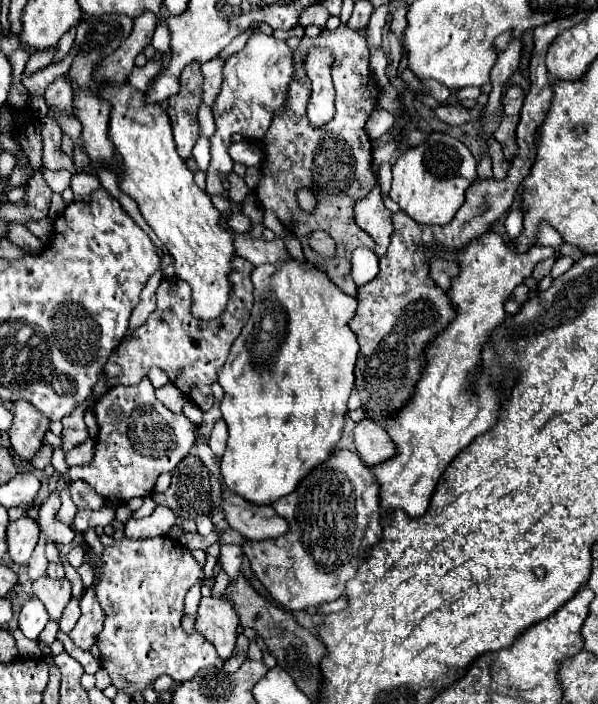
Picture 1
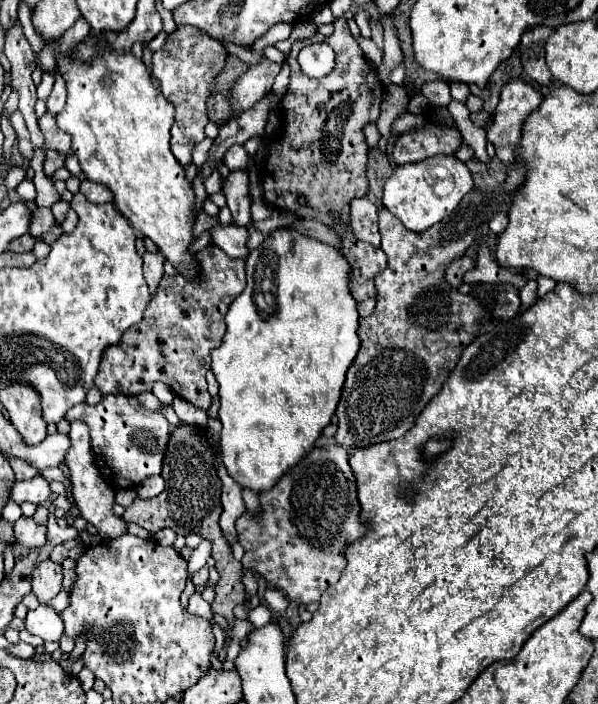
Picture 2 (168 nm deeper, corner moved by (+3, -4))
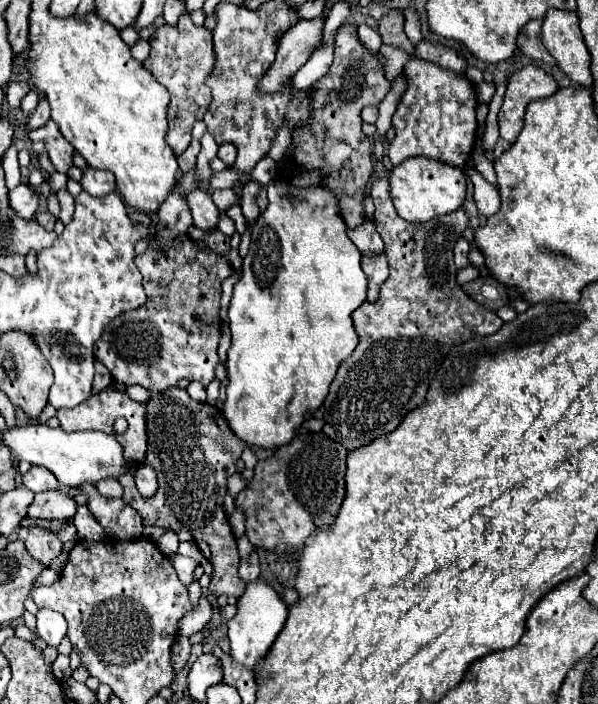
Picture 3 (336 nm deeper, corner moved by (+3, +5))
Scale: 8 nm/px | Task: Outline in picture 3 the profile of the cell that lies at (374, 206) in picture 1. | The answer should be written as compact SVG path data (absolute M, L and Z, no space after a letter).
M370 196L364 198L364 224L360 224L354 230L348 230L348 238L358 246L364 254L378 254L384 250L384 242L376 232L374 224L374 202Z

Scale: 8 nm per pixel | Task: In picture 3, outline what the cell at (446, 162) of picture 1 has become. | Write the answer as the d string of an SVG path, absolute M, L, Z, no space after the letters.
M414 156L414 158L408 158L402 164L394 166L392 172L388 174L388 182L390 182L390 196L392 196L392 202L396 206L396 212L408 222L428 222L434 216L448 214L448 212L460 208L464 202L464 196L466 196L466 174L464 174L464 170L454 168L452 164L446 164L440 160L430 160L426 156Z

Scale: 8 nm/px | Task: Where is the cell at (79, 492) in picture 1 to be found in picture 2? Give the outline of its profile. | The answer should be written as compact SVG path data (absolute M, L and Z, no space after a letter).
M72 421L72 429L68 433L72 445L68 449L68 455L66 455L66 465L70 467L70 477L72 477L72 493L74 493L74 501L82 513L82 517L86 517L88 523L92 523L100 537L102 539L114 539L118 535L124 535L128 531L128 523L114 515L112 511L112 505L114 505L114 487L102 477L96 461L94 461L94 455L92 455L92 449L90 449L90 435L88 435L88 429L86 429L86 423L82 421Z

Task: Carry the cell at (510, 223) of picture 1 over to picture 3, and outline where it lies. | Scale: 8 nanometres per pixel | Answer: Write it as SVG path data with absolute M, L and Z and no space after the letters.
M476 170L470 172L470 178L474 182L474 200L476 200L480 216L484 216L484 218L494 216L500 210L500 194L498 194L498 190L494 186L486 184L486 182L478 182L478 178L482 178L482 176Z

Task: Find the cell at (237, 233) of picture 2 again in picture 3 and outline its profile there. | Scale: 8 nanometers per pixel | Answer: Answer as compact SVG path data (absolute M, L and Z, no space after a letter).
M194 190L192 194L186 196L186 200L188 200L188 206L190 206L192 218L194 218L194 226L198 226L202 230L218 230L220 210L212 202L210 192Z

